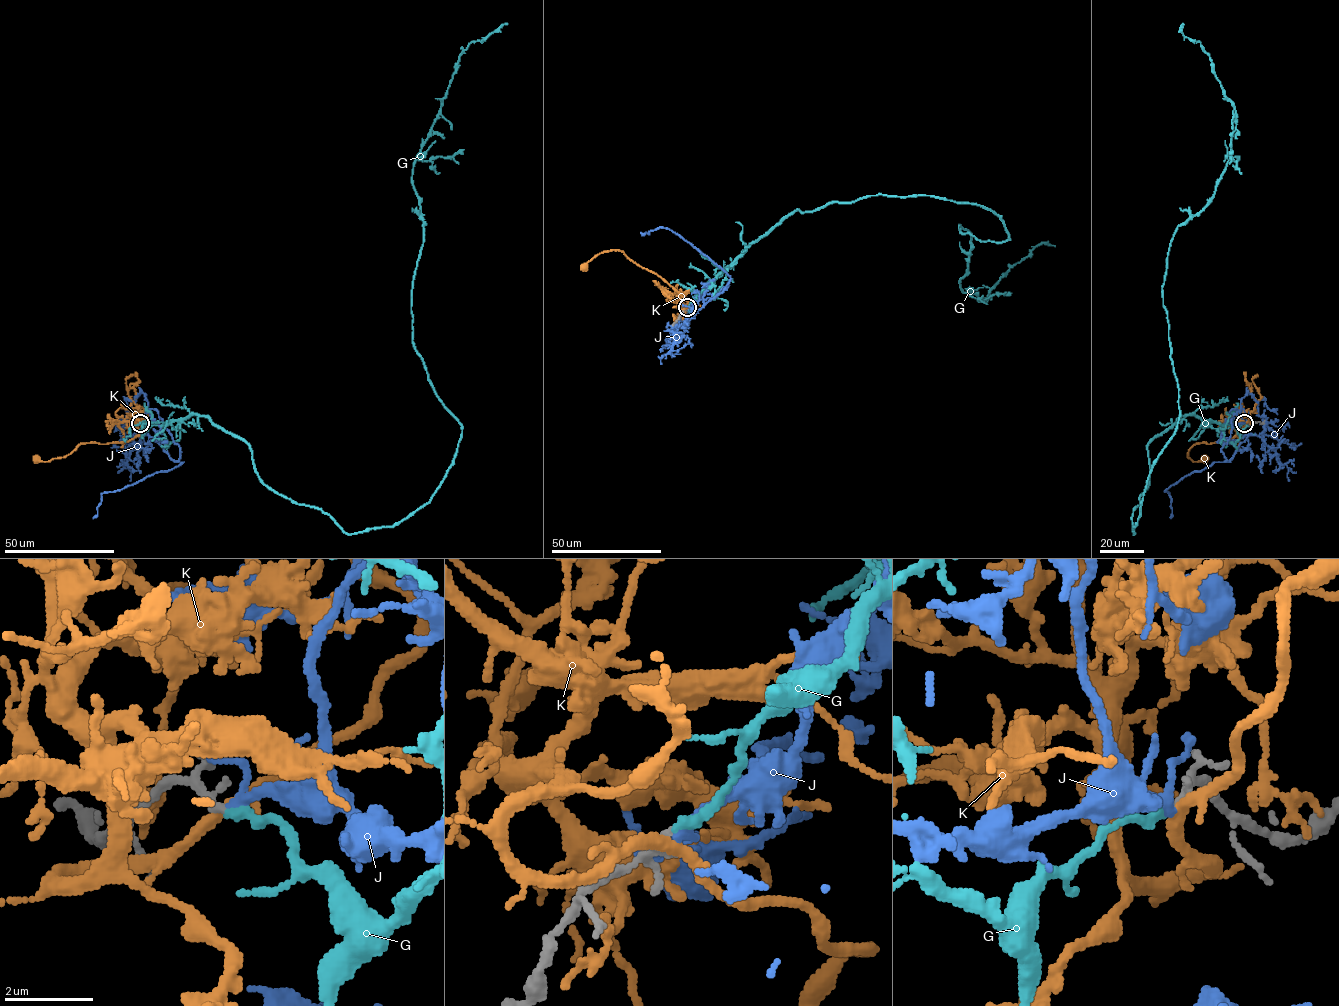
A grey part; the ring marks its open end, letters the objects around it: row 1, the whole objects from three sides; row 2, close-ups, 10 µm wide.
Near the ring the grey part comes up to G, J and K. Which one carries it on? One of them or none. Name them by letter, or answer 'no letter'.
G

